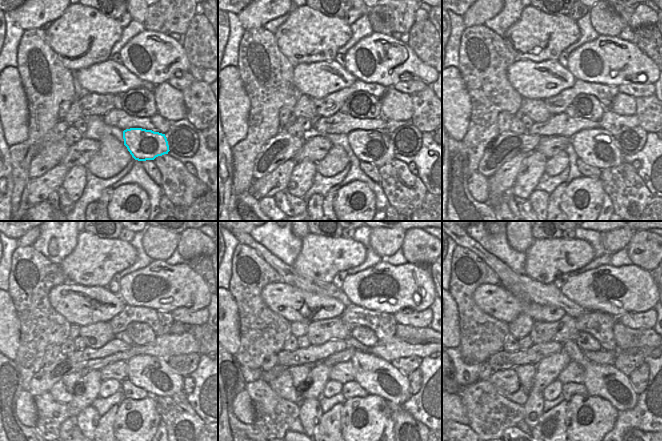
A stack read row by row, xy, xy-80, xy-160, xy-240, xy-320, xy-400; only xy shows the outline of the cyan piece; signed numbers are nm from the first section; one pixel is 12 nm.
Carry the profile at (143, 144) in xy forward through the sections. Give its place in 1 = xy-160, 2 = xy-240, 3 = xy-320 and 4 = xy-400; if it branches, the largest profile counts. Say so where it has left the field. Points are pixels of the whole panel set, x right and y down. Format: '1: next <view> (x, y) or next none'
1: next xy-160 (597, 147)
2: next xy-240 (154, 375)
3: next xy-320 (377, 376)
4: next xy-400 (605, 381)

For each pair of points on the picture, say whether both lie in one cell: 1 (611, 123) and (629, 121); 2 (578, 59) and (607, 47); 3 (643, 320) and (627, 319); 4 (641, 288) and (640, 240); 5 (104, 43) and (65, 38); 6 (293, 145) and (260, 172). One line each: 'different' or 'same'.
1: same
2: same
3: same
4: different
5: same
6: same

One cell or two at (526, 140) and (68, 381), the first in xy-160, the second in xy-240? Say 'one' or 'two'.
two

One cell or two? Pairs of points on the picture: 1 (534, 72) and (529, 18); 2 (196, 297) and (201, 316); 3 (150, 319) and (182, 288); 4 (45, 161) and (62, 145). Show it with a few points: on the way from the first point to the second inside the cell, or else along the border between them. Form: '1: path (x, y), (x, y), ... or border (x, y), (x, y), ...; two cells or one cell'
1: border (516, 58), (532, 61), (556, 61); two cells
2: border (206, 307), (199, 309), (175, 309); two cells
3: border (137, 305), (170, 312); two cells
4: path (49, 157), (58, 149); one cell

